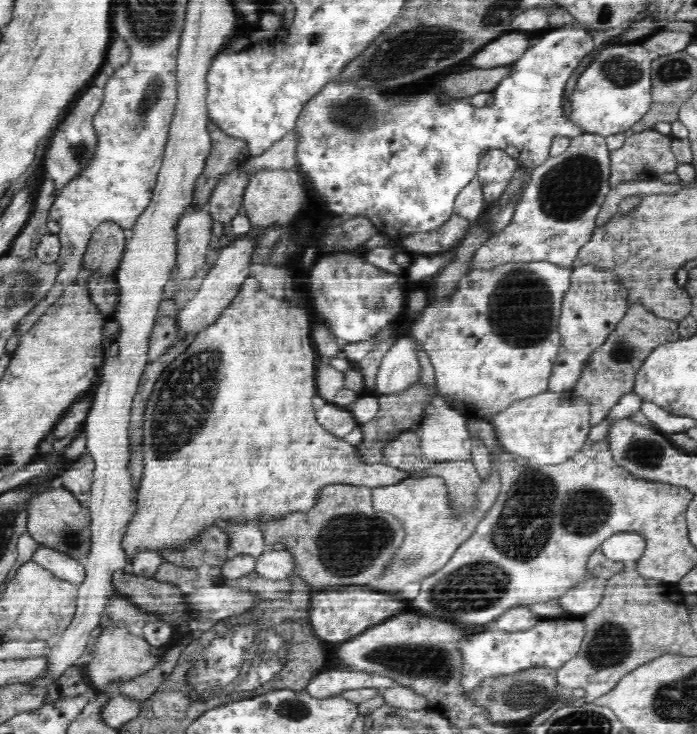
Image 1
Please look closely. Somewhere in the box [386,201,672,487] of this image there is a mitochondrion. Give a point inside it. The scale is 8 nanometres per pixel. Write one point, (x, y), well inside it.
(520, 313)

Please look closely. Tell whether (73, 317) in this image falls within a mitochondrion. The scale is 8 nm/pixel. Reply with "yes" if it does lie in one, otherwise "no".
no

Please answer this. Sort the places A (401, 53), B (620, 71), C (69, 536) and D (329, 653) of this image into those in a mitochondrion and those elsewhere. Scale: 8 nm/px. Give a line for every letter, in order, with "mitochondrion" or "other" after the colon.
A: mitochondrion
B: mitochondrion
C: mitochondrion
D: other

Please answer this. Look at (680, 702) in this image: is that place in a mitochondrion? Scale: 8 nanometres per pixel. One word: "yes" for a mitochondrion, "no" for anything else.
yes

